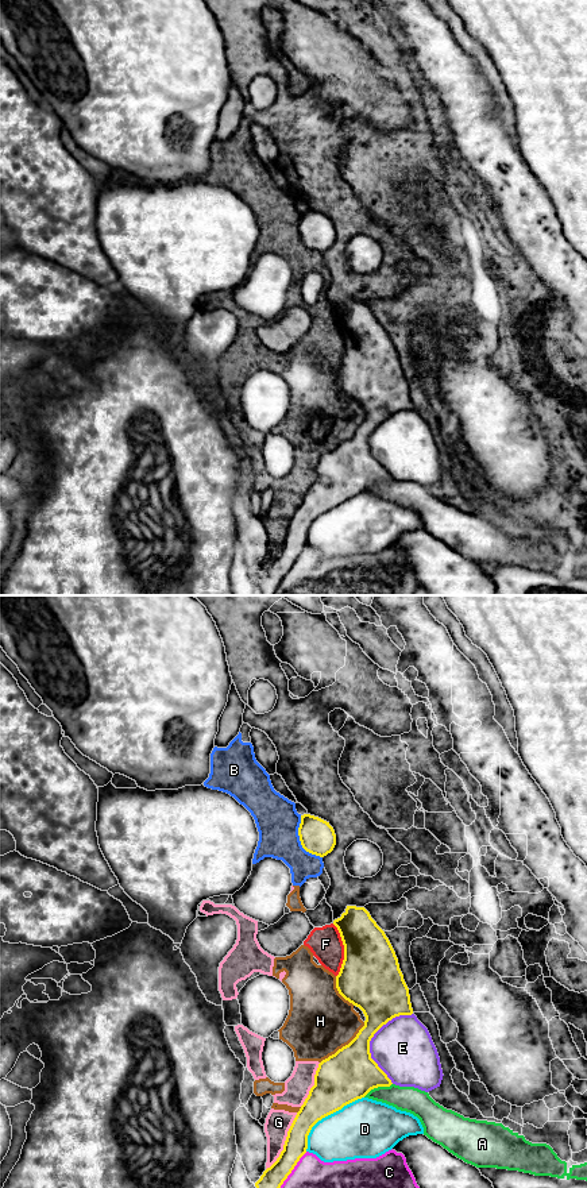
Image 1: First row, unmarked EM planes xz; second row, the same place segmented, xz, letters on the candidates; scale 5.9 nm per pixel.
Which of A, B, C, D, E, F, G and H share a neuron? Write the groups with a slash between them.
A / B F G H / C / D / E

